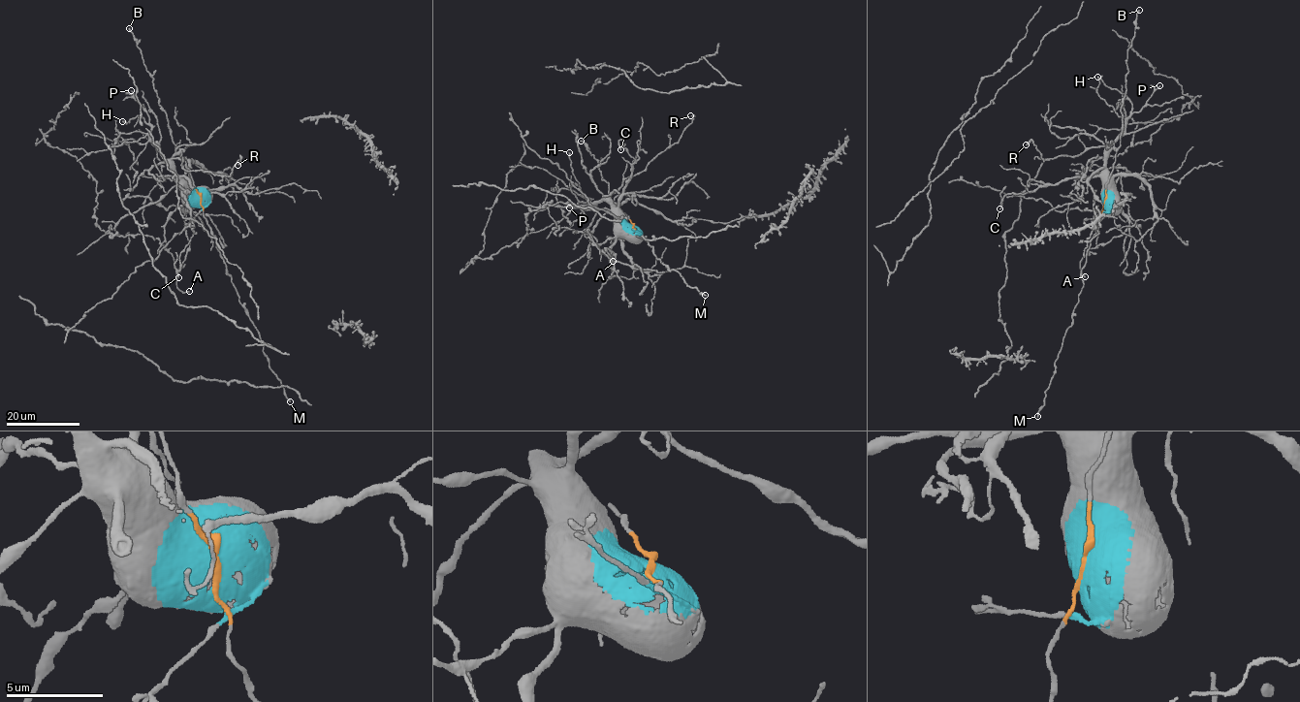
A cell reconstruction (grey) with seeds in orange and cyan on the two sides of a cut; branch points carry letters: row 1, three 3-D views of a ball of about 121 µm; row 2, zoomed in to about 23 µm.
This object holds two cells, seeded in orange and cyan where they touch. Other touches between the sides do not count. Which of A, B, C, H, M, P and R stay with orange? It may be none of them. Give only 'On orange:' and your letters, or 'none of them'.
On orange: B, M

